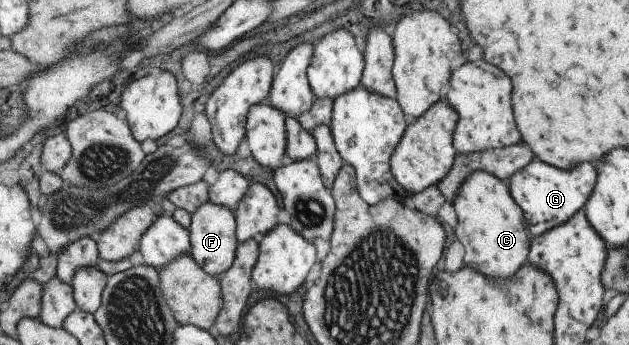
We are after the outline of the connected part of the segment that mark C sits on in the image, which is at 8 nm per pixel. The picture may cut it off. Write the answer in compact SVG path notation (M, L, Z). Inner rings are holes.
M483 170L471 172L454 193L452 206L456 214L455 237L464 248L464 264L488 278L508 278L527 260L531 232L520 207L509 193L507 182Z

